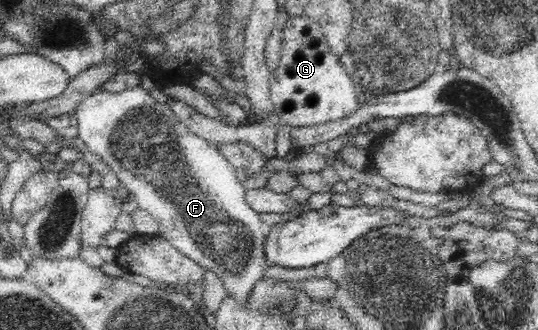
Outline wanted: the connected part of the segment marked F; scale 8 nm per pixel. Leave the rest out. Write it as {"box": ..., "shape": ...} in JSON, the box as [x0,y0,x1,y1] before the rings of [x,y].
{"box":[72,86,269,306],"shape":[[[142,86],[126,88],[124,91],[110,92],[106,90],[98,90],[94,92],[90,97],[87,97],[78,105],[78,109],[72,112],[78,119],[78,137],[86,144],[87,149],[92,151],[101,157],[104,163],[108,165],[114,173],[116,173],[120,185],[127,187],[129,193],[134,195],[134,201],[132,205],[138,206],[144,211],[148,211],[152,215],[153,219],[157,223],[158,235],[165,240],[168,240],[180,253],[188,256],[188,258],[198,262],[205,270],[212,270],[218,277],[221,278],[224,288],[227,293],[234,296],[238,300],[238,304],[243,306],[248,299],[249,293],[252,288],[260,281],[266,279],[264,272],[269,269],[268,262],[266,261],[266,254],[264,251],[265,237],[267,236],[268,228],[260,220],[260,214],[252,208],[250,204],[246,202],[246,188],[238,180],[236,176],[236,170],[234,166],[230,165],[230,162],[226,160],[222,152],[218,150],[217,145],[211,144],[209,141],[202,139],[202,136],[196,135],[191,132],[189,128],[182,124],[174,114],[174,110],[168,105],[168,103],[159,103],[156,99],[152,98],[152,95],[148,90],[142,88]]]}

